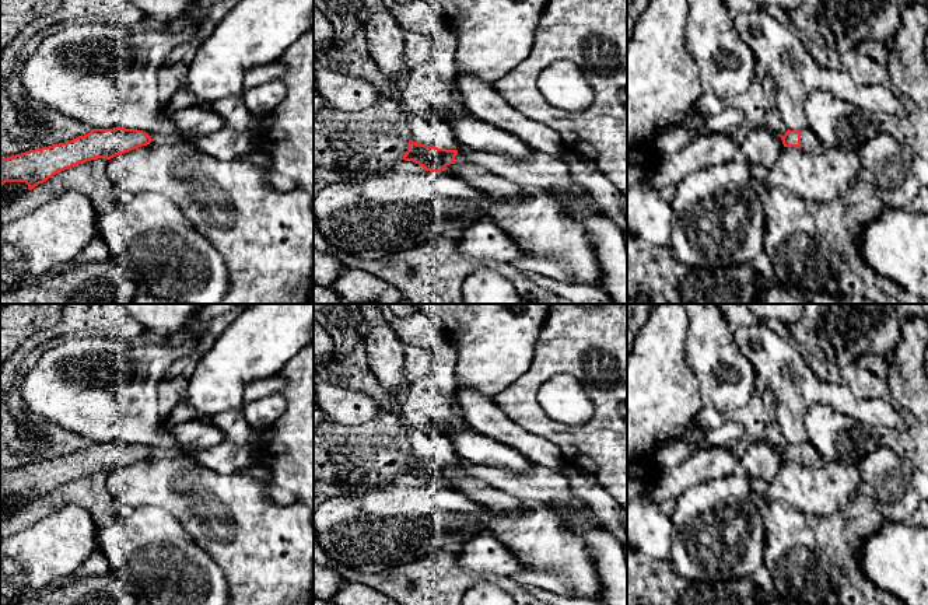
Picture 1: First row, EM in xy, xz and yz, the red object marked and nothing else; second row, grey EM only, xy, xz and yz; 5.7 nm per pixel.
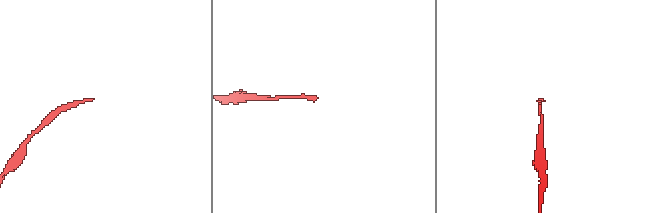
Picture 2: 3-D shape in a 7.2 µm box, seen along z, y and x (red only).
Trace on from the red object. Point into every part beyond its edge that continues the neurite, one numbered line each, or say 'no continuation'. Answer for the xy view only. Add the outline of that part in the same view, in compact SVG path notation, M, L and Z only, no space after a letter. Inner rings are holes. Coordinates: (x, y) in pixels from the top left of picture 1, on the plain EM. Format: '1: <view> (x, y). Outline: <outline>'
no continuation

